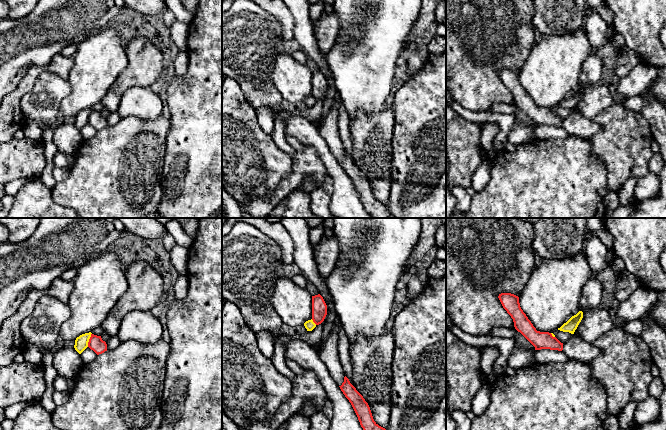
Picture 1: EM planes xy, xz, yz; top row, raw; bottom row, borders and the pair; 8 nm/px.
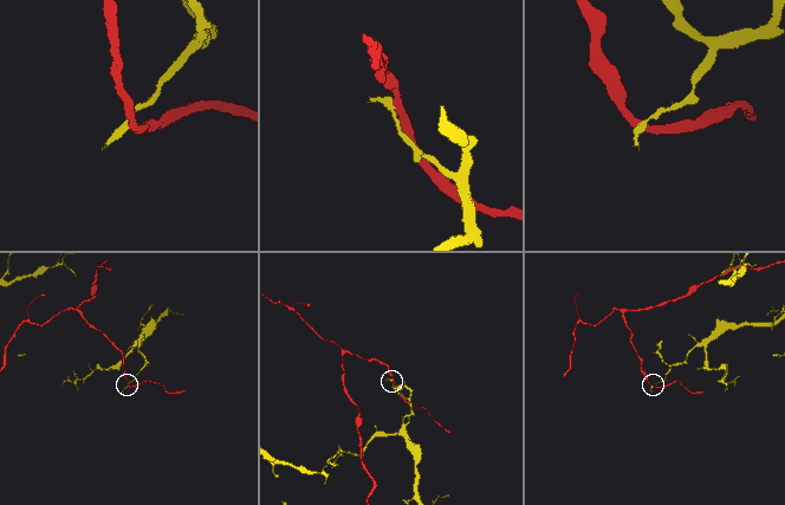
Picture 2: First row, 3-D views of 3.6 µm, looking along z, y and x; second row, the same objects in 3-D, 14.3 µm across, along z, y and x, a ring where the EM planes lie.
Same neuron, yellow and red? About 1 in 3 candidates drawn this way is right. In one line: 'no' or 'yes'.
no

